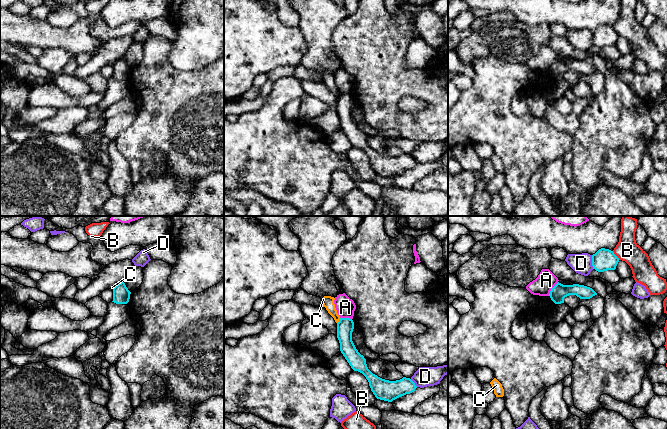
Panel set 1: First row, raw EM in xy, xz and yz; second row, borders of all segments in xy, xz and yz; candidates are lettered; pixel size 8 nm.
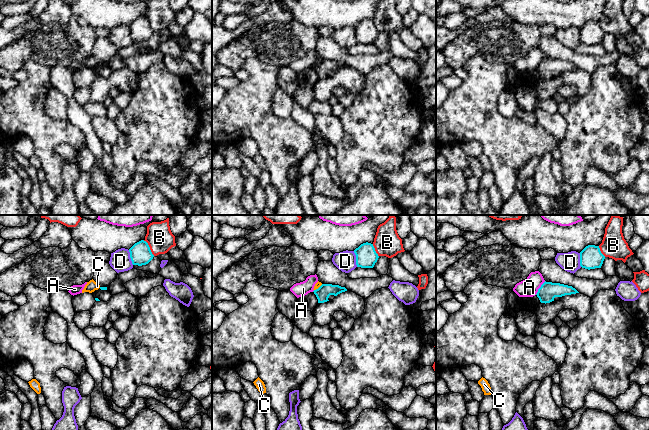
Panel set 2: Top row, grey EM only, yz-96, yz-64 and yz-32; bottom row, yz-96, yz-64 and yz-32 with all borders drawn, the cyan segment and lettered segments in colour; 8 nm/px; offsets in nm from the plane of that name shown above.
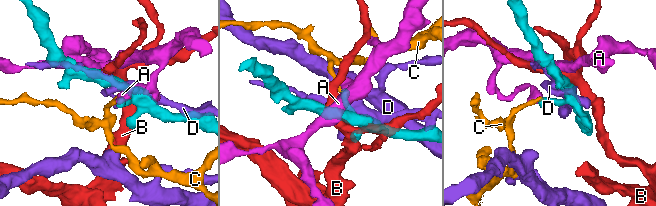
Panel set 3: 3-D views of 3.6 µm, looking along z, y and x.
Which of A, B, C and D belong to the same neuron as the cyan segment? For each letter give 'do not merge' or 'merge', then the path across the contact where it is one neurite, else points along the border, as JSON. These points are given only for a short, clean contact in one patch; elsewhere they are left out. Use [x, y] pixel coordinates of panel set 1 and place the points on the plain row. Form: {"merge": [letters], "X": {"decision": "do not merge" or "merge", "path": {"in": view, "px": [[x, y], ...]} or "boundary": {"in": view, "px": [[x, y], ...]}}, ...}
{"merge": [], "A": {"decision": "do not merge", "boundary": {"in": "yz", "px": [[558, 58], [548, 71]]}}, "B": {"decision": "do not merge"}, "C": {"decision": "do not merge", "boundary": {"in": "xz", "px": [[340, 94], [337, 99]]}}, "D": {"decision": "do not merge"}}

